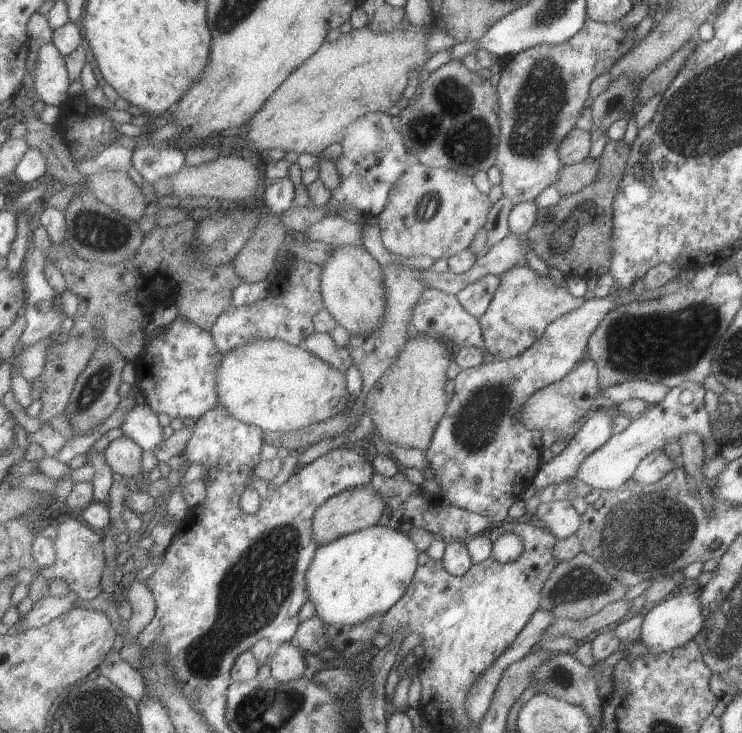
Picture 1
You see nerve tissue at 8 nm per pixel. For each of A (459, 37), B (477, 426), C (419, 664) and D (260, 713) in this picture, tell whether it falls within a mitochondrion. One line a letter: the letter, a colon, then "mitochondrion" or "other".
A: other
B: mitochondrion
C: other
D: mitochondrion

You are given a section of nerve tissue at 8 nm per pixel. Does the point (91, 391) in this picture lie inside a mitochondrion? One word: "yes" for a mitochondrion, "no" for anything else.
yes

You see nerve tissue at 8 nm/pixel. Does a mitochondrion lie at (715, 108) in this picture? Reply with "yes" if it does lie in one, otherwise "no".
yes

